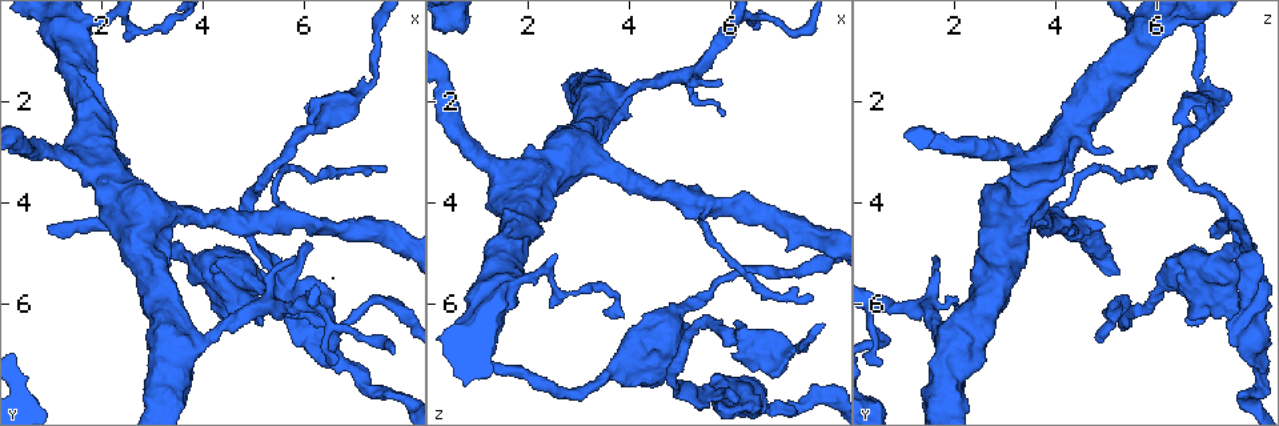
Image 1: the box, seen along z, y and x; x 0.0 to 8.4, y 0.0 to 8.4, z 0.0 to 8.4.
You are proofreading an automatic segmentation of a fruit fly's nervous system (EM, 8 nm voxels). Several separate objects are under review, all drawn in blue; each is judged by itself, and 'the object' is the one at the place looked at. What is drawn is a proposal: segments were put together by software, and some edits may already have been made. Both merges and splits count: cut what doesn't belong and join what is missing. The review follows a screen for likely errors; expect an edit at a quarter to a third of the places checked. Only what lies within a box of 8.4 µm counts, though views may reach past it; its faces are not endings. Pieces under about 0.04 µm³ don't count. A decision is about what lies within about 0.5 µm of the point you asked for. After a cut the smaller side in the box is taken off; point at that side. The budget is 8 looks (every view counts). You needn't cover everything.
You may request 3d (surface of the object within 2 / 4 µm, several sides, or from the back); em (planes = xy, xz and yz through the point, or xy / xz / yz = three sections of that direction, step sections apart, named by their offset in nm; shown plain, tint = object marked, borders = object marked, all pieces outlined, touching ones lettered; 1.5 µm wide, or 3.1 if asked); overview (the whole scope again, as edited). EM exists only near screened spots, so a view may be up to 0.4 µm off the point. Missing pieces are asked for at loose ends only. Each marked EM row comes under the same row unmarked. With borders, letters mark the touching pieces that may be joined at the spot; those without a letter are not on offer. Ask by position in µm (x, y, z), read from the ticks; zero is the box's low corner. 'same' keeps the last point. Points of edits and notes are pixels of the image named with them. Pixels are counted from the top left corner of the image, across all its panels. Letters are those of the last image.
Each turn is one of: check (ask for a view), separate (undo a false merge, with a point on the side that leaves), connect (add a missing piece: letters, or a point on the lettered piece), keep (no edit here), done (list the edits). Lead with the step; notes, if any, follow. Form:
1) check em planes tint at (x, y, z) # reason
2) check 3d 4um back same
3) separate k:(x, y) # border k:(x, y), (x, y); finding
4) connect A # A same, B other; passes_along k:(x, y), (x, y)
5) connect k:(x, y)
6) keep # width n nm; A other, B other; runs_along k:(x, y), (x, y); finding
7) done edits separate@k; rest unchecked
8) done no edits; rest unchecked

check em yz step 4 borders at (2.65, 0.65, 5.80) # sharp bend

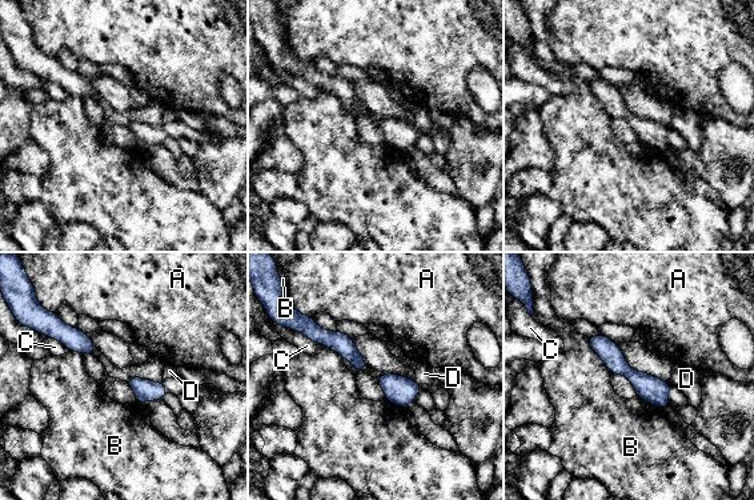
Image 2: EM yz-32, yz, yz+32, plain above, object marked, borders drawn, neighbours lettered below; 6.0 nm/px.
keep # width 40 nm; A other, B other, C other, D other; runs_along 2:(592, 340), (665, 402); one neuron here

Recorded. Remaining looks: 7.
check em planes borders at (0.90, 4.55, 7.05) # long arm stops here

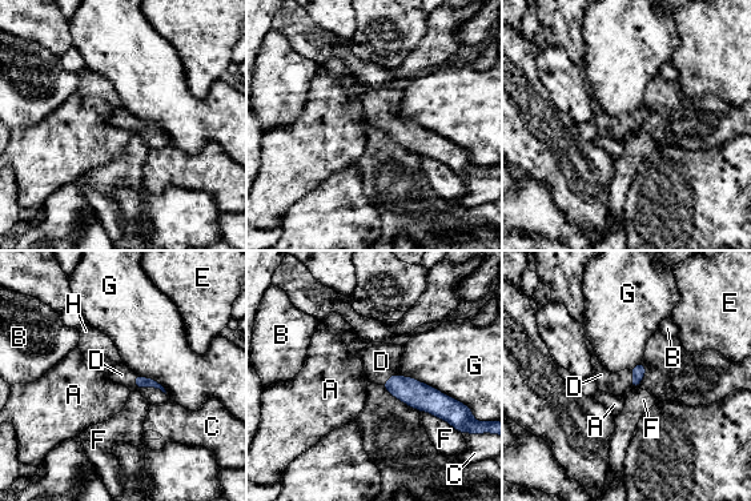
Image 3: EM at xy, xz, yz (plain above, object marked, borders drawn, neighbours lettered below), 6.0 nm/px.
connect D # A other, B other, C other, D same, E other, F other, G other, H other; passes_along 3:(140, 381), (145, 387), (121, 375); it goes on there

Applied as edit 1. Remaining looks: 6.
check overview # see it whole again

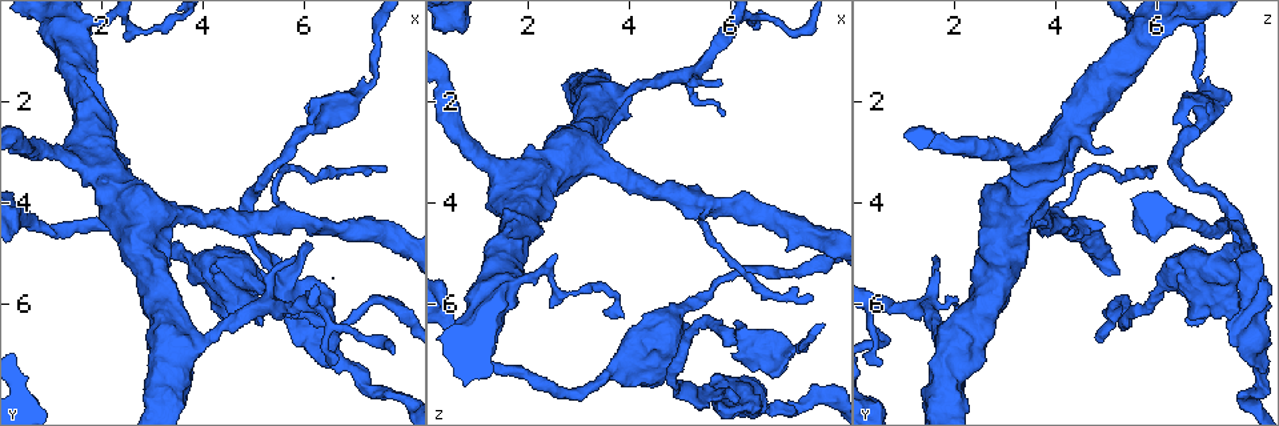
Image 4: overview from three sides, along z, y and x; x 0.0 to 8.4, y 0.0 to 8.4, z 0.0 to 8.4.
check 3d 4um at (7.40, 1.40, 6.75) # sudden change in width

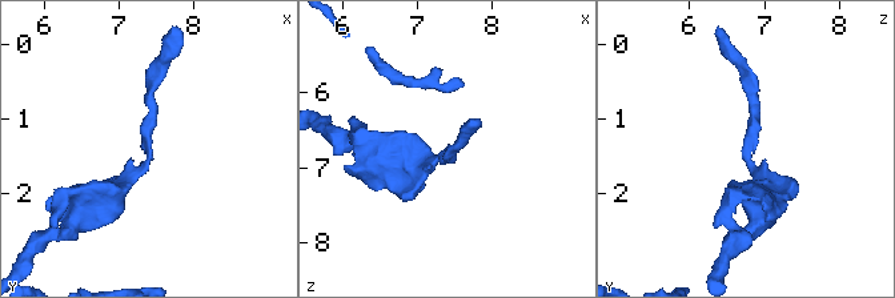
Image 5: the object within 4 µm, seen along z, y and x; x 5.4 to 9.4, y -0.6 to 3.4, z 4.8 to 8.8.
check em xy step 8 tint at (7.35, 1.50, 6.80)

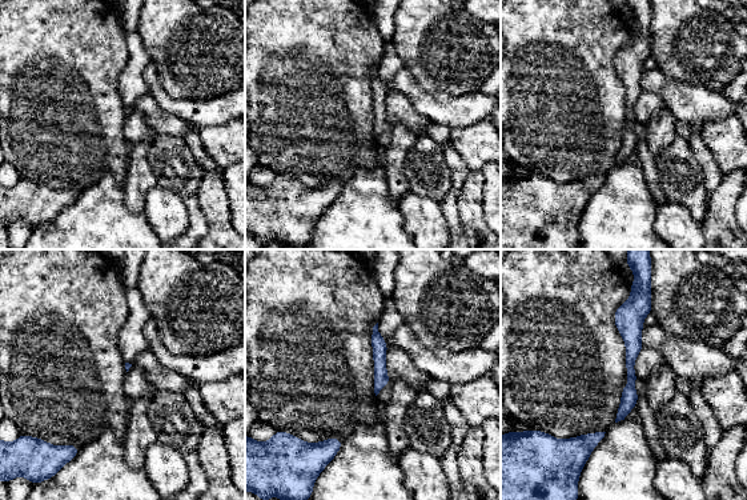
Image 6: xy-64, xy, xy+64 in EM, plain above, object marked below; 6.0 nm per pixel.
check em planes borders same

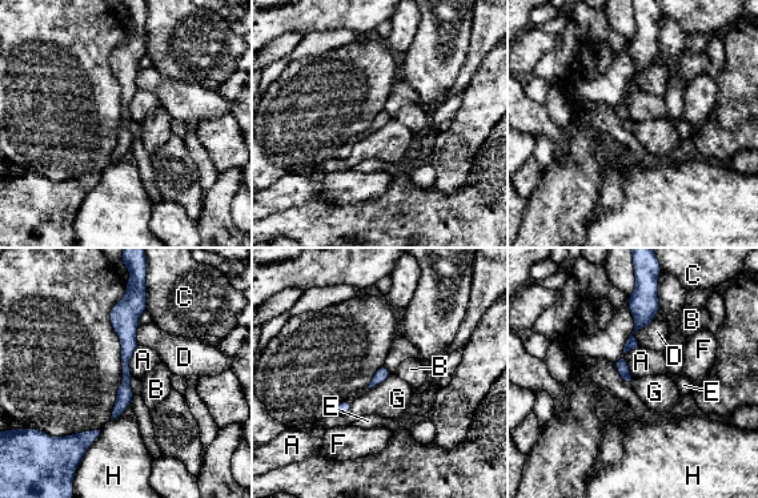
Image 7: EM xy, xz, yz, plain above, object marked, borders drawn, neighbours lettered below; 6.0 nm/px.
keep # A other, B other, C other, D other, E other, F other, G other, H other; runs_along 7:(136, 297), (115, 414); continuous, no second neuron

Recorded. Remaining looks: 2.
done edits connect@3; rest unchecked

